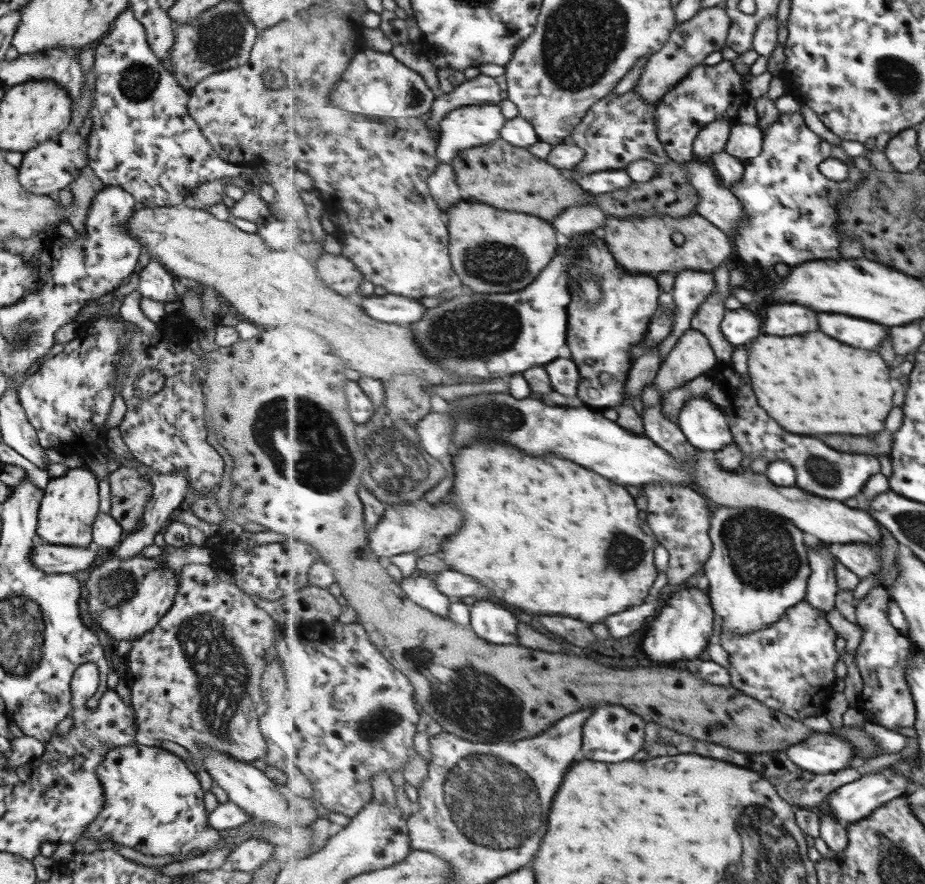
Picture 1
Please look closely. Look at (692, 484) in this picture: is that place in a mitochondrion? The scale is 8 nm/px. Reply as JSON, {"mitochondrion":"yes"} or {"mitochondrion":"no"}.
{"mitochondrion":"no"}

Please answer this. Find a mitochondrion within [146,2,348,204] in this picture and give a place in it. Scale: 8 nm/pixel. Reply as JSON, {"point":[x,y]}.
{"point":[220,38]}

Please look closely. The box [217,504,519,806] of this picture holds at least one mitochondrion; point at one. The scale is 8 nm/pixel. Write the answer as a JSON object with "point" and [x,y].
{"point":[466,698]}

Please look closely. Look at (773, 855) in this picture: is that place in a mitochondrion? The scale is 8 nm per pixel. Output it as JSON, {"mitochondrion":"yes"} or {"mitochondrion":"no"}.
{"mitochondrion":"yes"}

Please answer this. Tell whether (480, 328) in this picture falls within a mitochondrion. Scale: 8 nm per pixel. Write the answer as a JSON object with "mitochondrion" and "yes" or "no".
{"mitochondrion":"yes"}

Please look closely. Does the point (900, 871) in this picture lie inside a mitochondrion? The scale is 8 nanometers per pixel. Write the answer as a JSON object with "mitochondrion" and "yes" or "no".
{"mitochondrion":"yes"}

